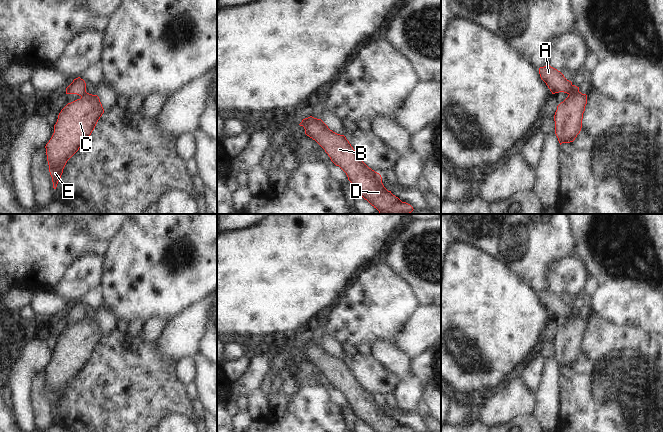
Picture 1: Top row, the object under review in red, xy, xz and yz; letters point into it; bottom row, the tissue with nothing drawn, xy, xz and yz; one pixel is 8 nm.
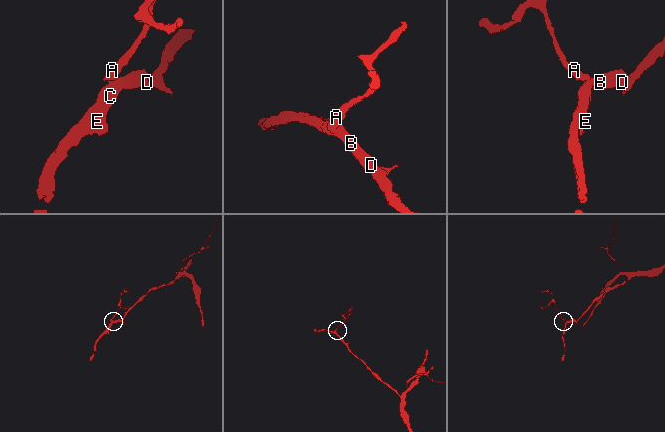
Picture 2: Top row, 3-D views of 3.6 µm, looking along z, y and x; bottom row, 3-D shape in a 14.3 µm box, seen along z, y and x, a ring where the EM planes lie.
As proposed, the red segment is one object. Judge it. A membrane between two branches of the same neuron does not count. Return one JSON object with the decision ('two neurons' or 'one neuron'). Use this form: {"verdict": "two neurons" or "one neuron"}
{"verdict": "two neurons"}

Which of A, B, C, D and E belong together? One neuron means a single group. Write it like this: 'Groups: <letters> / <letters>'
Groups: A / B C D E.

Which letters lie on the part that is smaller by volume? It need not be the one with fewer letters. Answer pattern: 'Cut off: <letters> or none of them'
Cut off: A

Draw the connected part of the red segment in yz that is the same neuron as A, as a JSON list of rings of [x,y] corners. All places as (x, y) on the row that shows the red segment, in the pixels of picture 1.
[[[550,65],[540,67],[539,74],[541,79],[546,83],[552,94],[564,92],[567,94],[576,94],[579,92],[579,87],[567,80],[564,75]]]

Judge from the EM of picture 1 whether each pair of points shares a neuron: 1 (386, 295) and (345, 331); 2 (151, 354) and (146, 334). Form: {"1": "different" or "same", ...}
{"1": "same", "2": "different"}

